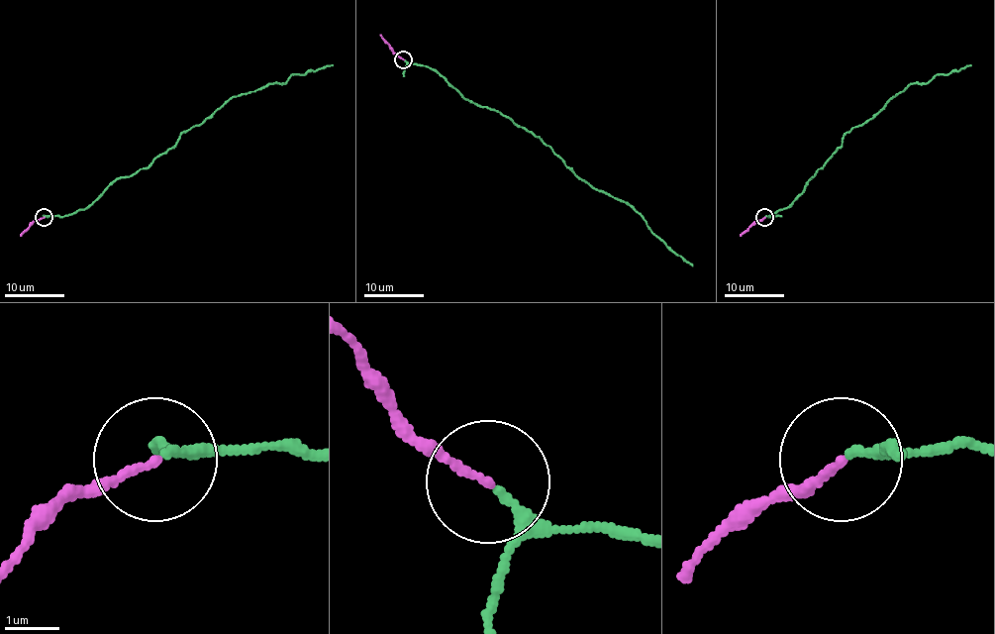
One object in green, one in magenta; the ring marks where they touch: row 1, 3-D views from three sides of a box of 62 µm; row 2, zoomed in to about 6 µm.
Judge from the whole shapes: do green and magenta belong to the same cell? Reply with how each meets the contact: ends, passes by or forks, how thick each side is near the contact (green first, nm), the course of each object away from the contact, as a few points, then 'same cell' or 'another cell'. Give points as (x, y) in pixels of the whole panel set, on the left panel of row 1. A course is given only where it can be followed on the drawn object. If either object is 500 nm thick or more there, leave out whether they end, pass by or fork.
green passes by | magenta ends | 140/130 nm | green via (45, 217), (86, 209), (119, 178), (146, 169), (182, 132), (233, 96), (333, 65) | magenta via (43, 217), (21, 236) | same cell

